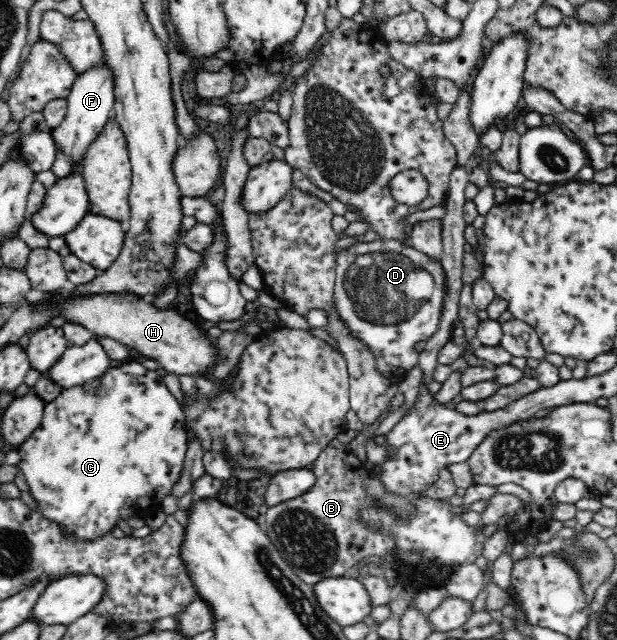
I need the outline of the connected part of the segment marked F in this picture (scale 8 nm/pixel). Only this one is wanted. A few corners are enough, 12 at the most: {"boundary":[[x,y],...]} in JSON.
{"boundary":[[104,60],[75,79],[66,116],[51,130],[70,166],[113,116]]}

